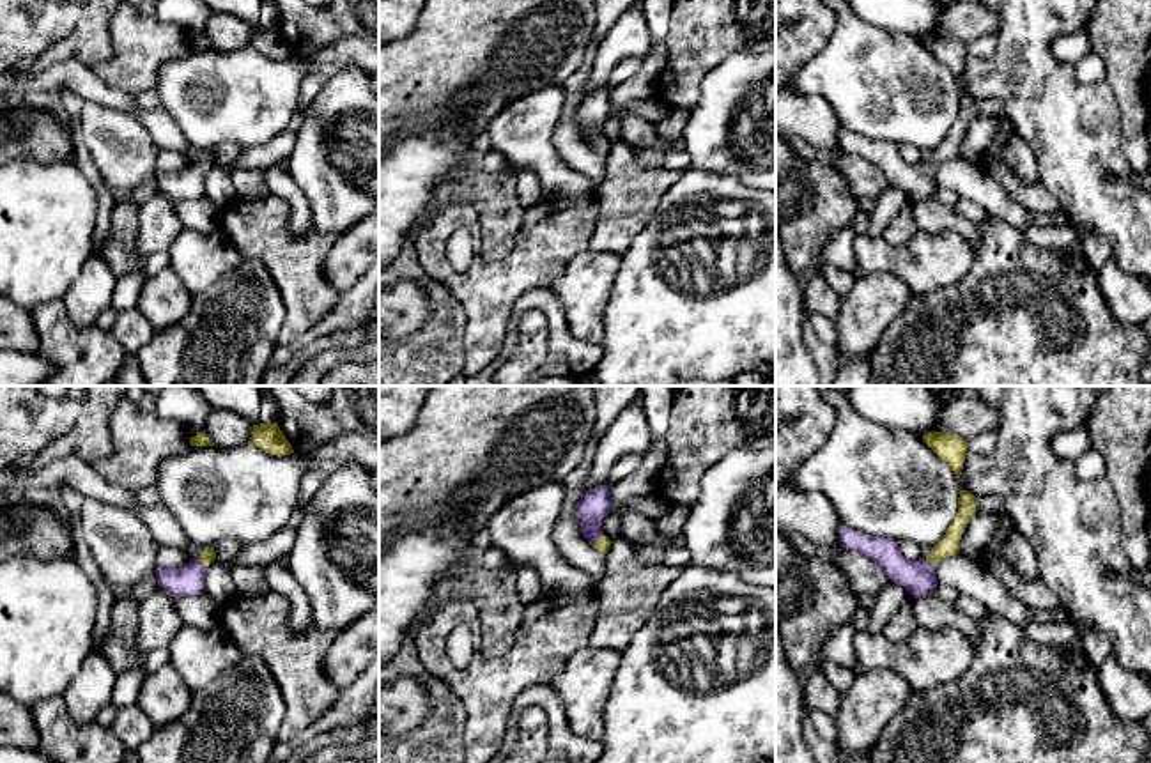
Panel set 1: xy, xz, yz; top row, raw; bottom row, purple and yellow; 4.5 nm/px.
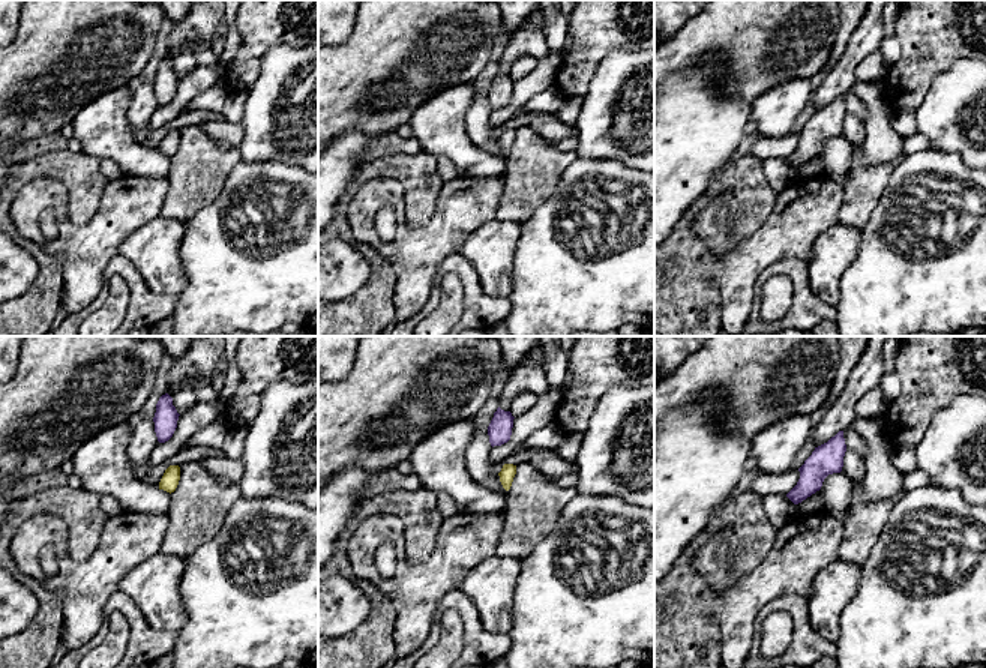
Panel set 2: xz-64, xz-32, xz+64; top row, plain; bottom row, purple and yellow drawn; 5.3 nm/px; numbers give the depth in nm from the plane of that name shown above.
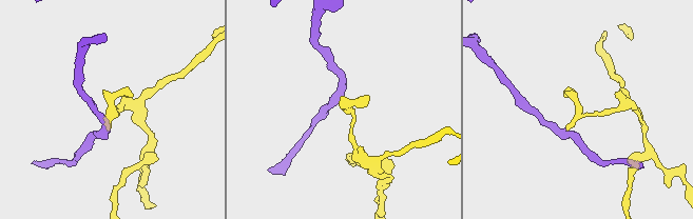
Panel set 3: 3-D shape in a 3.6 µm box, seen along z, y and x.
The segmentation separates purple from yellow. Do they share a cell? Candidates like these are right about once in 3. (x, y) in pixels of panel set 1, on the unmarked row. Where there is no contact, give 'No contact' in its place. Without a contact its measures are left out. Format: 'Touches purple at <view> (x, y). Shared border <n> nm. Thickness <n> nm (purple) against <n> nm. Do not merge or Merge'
Touches purple at xz (597, 142). Shared border 60 nm. Thickness 140 nm (purple) against 70 nm. Merge

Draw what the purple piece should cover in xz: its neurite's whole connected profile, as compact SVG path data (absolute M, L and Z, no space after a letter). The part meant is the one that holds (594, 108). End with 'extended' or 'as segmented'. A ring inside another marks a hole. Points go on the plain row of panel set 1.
M595 89L593 92L586 94L576 110L583 142L591 145L602 158L607 158L611 150L611 143L604 140L600 133L602 124L609 117L609 110L609 89Z; extended

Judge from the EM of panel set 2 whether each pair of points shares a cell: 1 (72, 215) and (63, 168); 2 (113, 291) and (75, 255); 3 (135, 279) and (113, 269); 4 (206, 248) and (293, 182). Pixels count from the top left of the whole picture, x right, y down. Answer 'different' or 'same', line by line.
1: same
2: different
3: same
4: same

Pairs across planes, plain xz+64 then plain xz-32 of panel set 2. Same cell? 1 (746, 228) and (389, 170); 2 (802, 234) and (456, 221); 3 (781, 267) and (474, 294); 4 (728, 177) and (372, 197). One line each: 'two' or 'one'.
1: one
2: one
3: one
4: two

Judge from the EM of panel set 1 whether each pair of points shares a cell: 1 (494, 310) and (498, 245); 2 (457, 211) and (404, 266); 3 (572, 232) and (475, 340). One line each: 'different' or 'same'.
1: different
2: different
3: same

